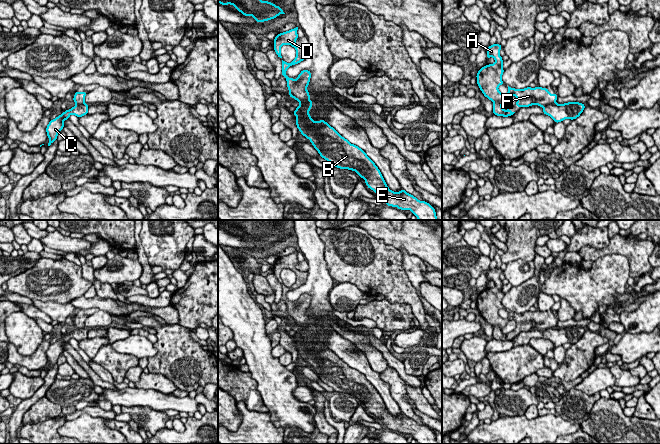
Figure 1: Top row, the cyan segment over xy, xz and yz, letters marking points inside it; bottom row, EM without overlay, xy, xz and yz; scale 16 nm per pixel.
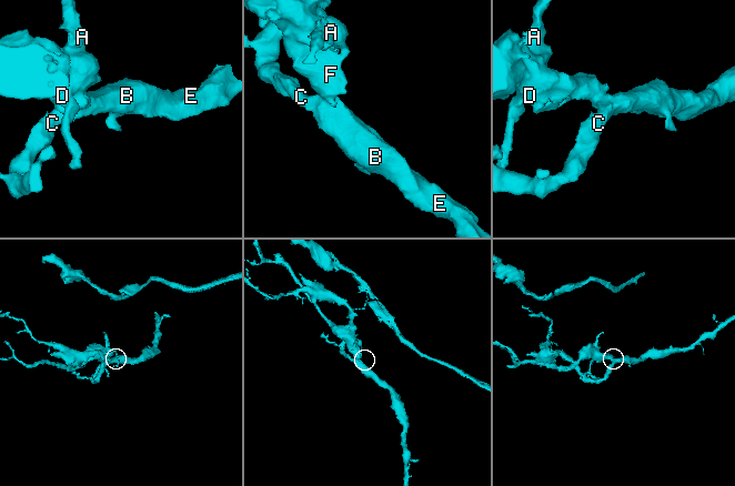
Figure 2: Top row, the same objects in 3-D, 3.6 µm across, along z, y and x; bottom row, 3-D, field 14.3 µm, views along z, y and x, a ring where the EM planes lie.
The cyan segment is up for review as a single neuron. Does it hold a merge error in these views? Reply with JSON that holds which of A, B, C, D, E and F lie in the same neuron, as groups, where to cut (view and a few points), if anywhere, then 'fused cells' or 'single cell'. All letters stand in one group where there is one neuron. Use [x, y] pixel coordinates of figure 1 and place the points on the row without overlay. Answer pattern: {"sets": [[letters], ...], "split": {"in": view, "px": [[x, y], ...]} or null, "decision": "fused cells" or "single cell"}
{"sets": [["A", "D", "F"], ["B", "C", "E"]], "split": {"in": "yz", "px": [[556, 327], [548, 327], [543, 331]]}, "decision": "fused cells"}

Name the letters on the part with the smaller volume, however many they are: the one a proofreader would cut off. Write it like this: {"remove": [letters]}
{"remove": ["A", "D", "F"]}

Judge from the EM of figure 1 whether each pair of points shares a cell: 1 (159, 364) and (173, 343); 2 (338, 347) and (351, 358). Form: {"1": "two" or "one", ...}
{"1": "one", "2": "one"}

